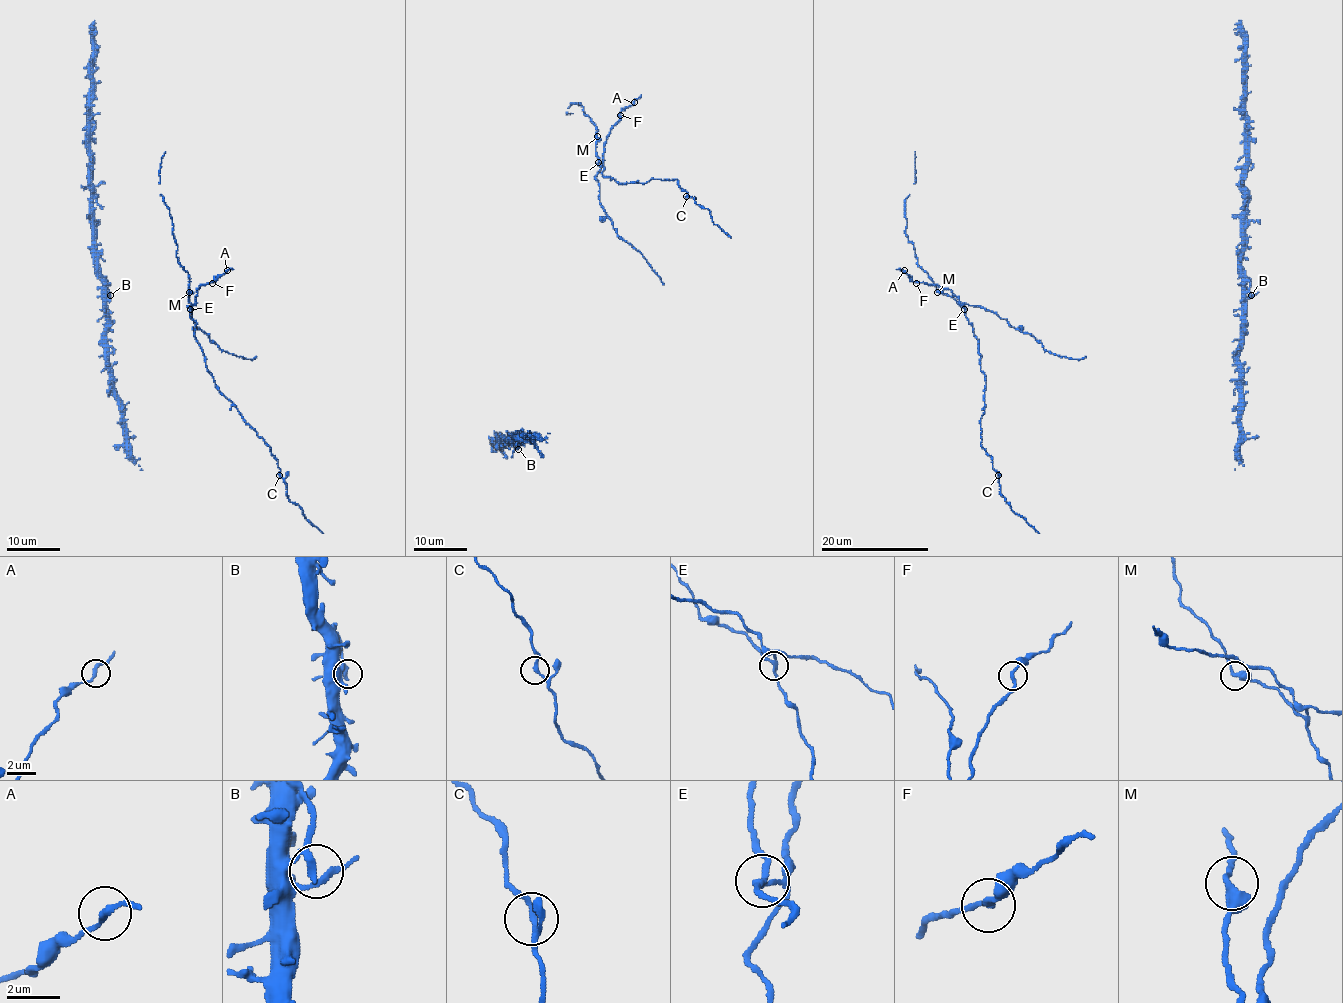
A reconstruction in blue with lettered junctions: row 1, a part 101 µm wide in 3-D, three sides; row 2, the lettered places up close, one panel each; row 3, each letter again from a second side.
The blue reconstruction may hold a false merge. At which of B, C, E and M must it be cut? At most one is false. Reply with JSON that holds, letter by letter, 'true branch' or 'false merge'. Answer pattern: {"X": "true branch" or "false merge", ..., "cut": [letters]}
{"B": "true branch", "C": "true branch", "E": "false merge", "M": "true branch", "cut": ["E"]}

